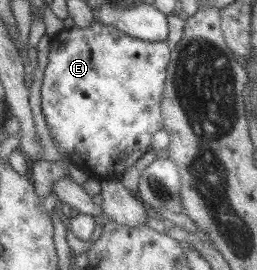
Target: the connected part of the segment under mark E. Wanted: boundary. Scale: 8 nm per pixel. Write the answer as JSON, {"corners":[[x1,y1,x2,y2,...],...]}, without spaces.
{"corners":[[89,23,87,27,75,27,74,25,69,29,62,28,57,31,51,38,49,38,49,55,47,66,43,75,43,83,40,88,40,109,42,110,44,121,49,130,51,139,56,141,56,144,63,149,69,161,86,171,89,178,93,179,97,176,96,181,100,182,111,178,120,178,126,169,137,161,149,148,151,135,157,130,162,129,162,116,160,111,162,92,164,91,164,82,166,79,166,68,170,61,171,48,170,45,164,42,145,42,139,40,125,33,121,33,119,29,111,25,103,25,103,23]]}

